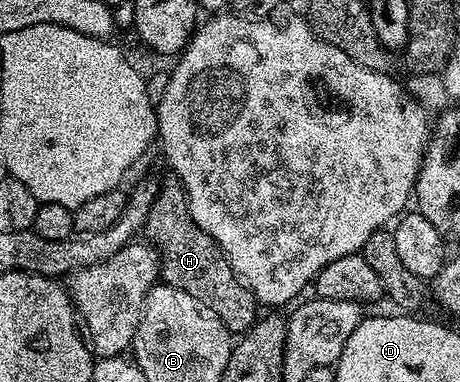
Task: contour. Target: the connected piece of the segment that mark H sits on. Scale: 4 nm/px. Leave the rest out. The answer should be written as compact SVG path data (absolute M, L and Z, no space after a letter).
M171 182L159 189L150 206L149 216L145 220L143 235L147 243L155 248L160 255L160 275L163 283L174 286L178 290L186 290L190 298L198 298L233 334L243 334L256 323L258 319L258 301L244 281L233 272L230 262L225 258L224 251L194 222L188 209L188 194L179 183Z

